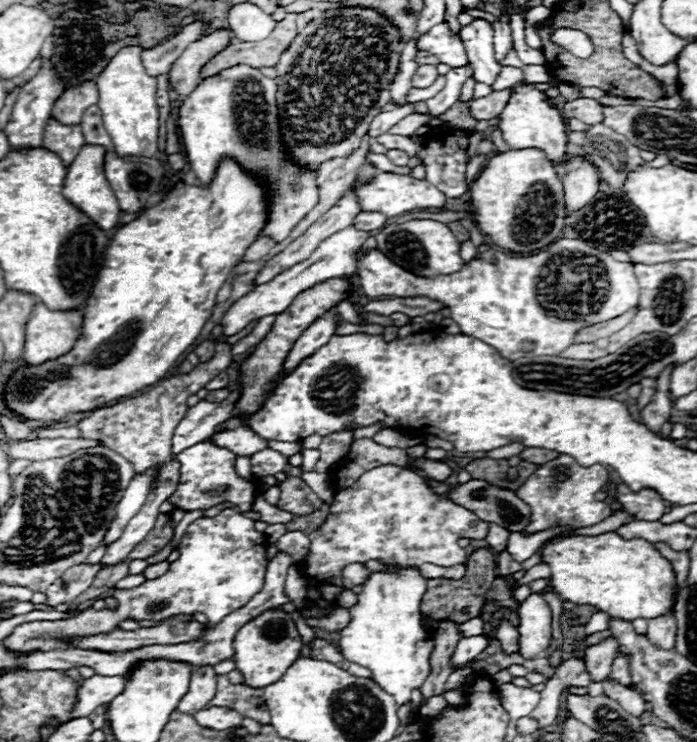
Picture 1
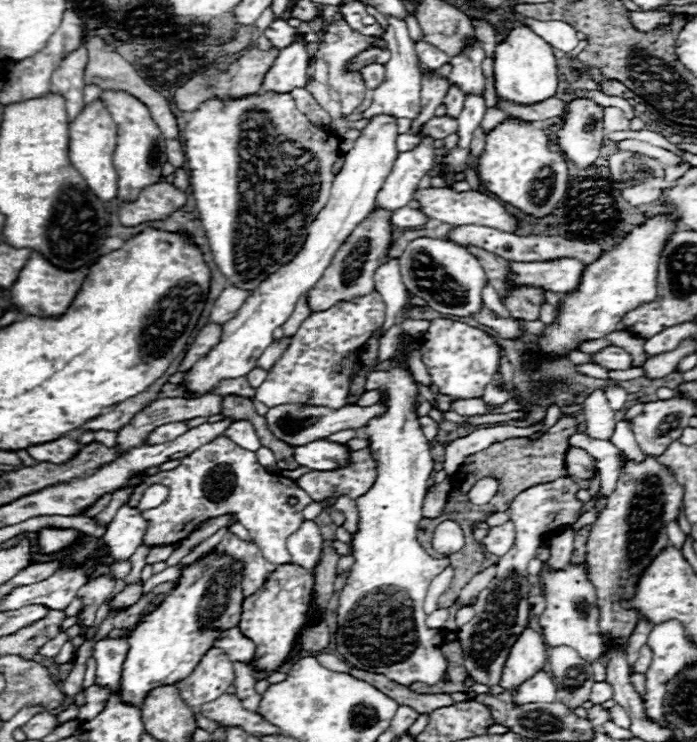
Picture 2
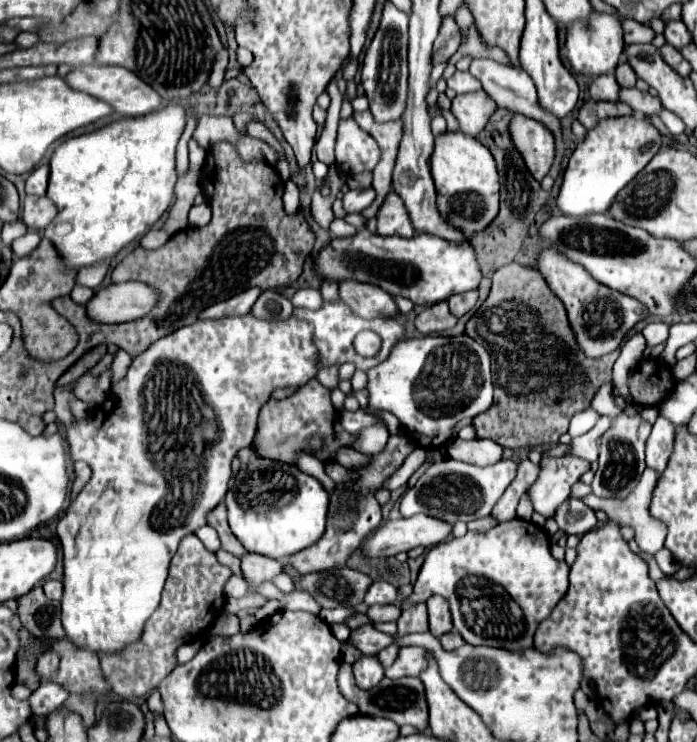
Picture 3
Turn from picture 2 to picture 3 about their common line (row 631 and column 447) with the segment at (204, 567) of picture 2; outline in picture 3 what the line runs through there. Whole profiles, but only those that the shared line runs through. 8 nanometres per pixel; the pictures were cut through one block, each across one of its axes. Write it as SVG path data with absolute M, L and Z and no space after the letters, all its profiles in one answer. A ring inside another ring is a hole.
M446 132L436 138L430 164L438 198L444 204L450 204L448 224L460 230L468 240L486 230L500 212L500 178L490 150L472 136Z

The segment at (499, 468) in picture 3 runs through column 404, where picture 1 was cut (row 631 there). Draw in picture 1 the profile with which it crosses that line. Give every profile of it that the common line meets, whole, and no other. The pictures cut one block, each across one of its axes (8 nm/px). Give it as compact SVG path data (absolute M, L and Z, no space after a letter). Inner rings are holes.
M502 618L498 622L498 626L494 628L494 638L500 642L500 646L506 654L518 652L518 630L510 620Z

